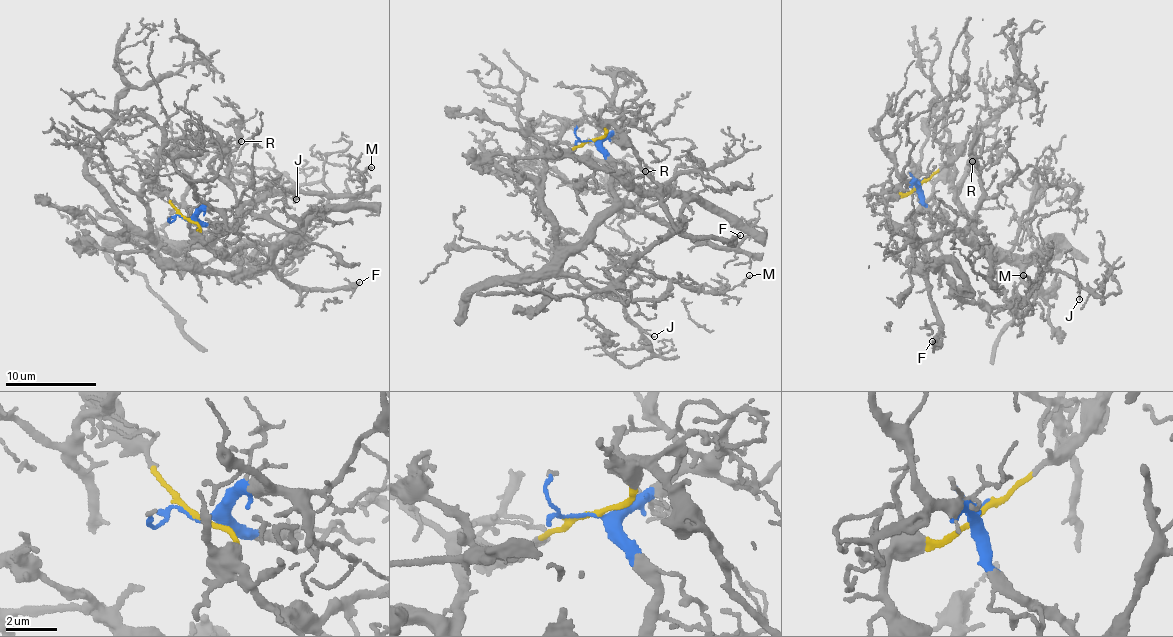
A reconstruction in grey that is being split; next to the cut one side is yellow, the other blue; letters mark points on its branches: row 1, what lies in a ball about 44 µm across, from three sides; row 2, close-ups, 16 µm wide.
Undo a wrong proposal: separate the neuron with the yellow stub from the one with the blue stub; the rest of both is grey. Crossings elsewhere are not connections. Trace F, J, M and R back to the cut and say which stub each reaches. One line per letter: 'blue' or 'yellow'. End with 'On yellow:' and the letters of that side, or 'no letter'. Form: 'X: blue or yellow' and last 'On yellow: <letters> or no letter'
F: yellow
J: blue
M: blue
R: blue
On yellow: F

